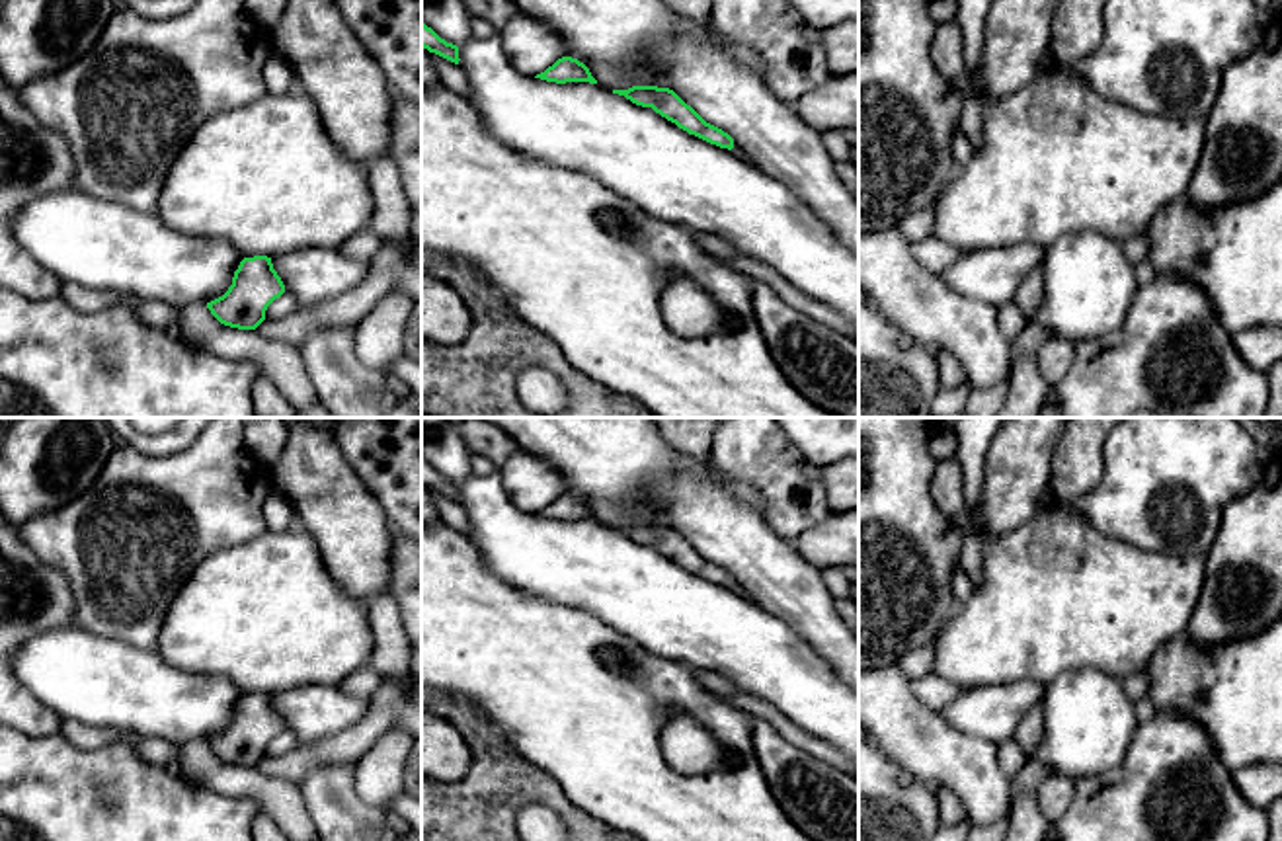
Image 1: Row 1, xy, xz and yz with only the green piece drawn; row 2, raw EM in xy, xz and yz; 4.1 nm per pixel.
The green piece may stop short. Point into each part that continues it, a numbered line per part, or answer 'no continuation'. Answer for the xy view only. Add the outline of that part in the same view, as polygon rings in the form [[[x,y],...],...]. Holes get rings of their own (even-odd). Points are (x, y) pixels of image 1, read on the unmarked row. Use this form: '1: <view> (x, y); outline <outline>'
no continuation

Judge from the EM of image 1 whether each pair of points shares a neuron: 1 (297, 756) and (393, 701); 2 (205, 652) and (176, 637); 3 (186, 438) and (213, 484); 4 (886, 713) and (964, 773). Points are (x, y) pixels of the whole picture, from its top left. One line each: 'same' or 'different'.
1: same
2: same
3: different
4: same

